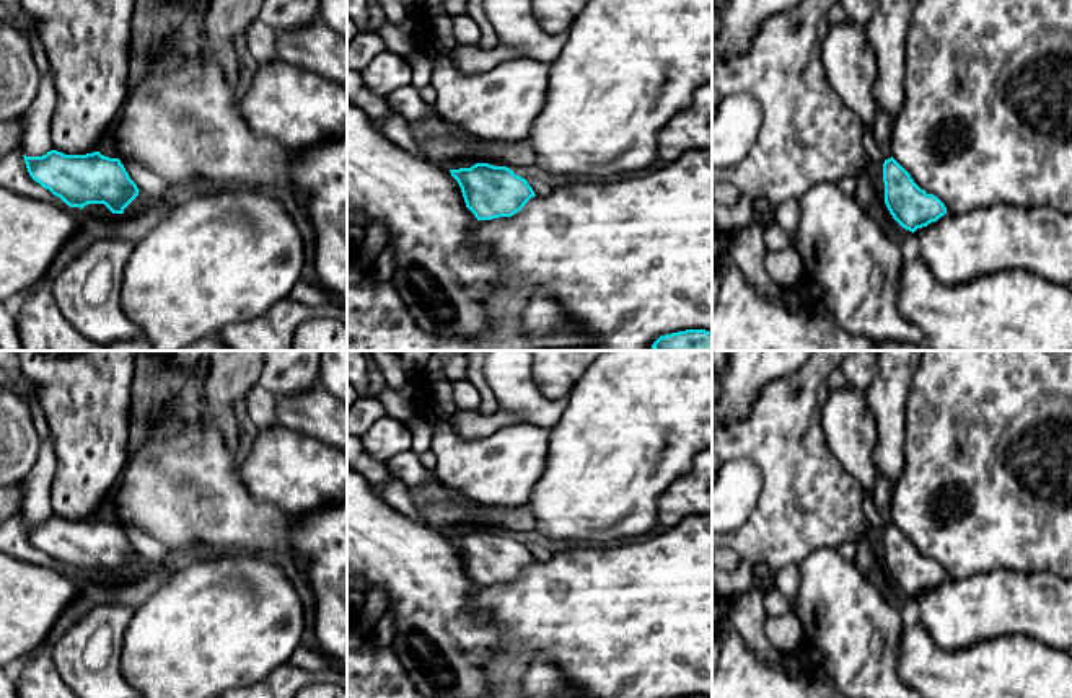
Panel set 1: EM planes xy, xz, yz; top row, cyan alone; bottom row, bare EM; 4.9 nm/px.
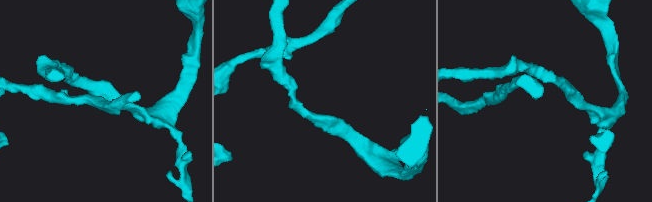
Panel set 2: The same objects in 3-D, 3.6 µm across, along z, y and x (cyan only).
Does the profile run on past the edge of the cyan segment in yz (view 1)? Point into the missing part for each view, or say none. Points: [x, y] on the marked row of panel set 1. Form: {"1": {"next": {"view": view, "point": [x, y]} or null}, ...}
{"1": {"next": null}}

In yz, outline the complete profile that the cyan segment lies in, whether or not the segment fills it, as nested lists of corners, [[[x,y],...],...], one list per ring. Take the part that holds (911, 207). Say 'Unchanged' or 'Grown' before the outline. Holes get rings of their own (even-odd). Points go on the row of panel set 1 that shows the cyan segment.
Unchanged. [[[893,157],[883,163],[883,183],[890,214],[912,233],[947,214],[945,204],[937,196],[920,189]]]

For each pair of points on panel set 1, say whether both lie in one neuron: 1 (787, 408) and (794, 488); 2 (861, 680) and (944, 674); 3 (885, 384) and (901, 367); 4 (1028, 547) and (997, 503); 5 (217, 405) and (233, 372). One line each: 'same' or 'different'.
1: same
2: different
3: same
4: same
5: same

